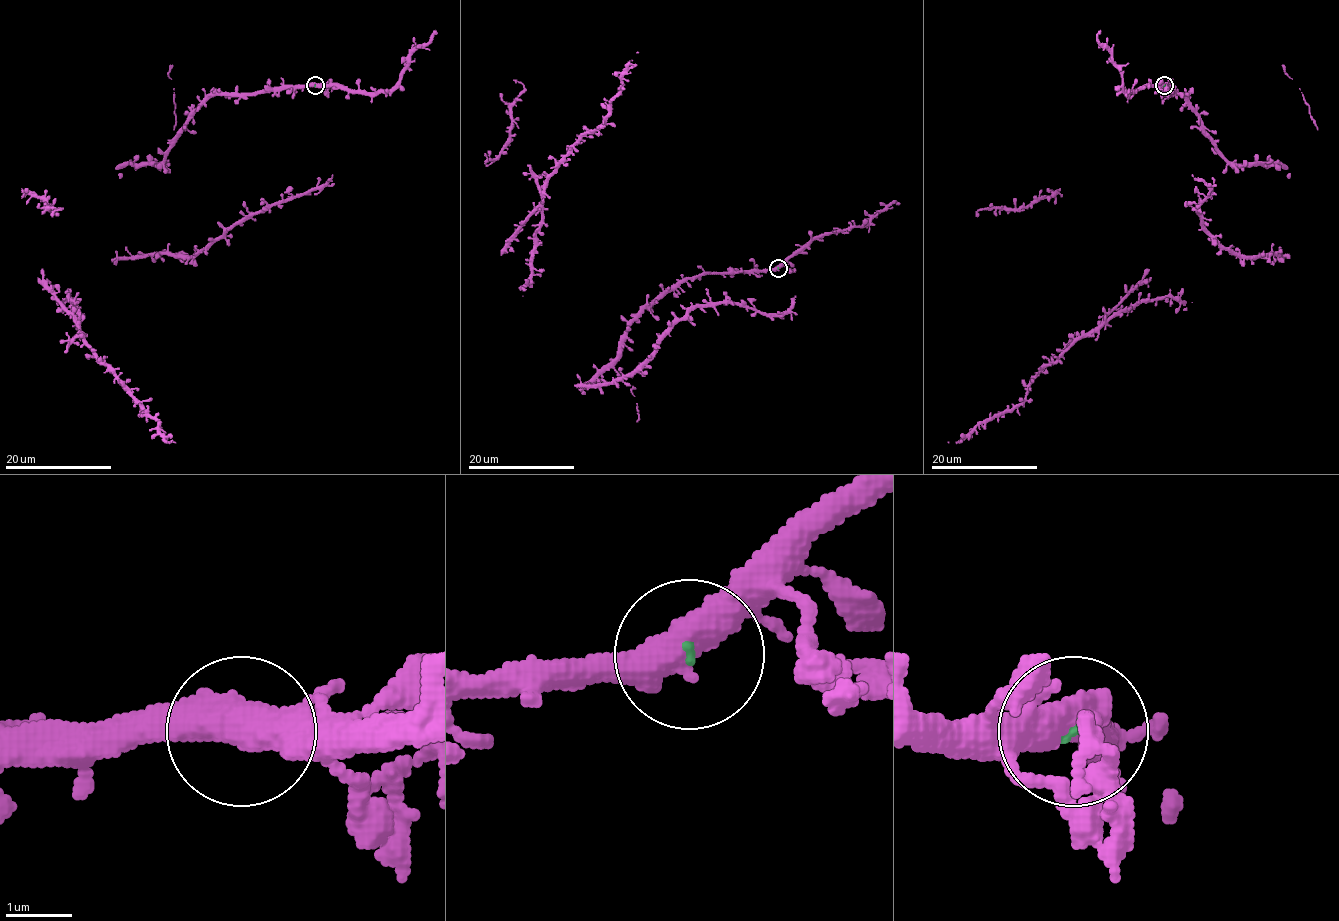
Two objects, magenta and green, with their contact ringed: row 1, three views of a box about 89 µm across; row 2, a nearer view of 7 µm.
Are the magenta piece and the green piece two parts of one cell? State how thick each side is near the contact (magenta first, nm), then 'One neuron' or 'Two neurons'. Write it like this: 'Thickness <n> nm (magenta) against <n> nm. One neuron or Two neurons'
Thickness 550 nm (magenta) against 70 nm. One neuron

